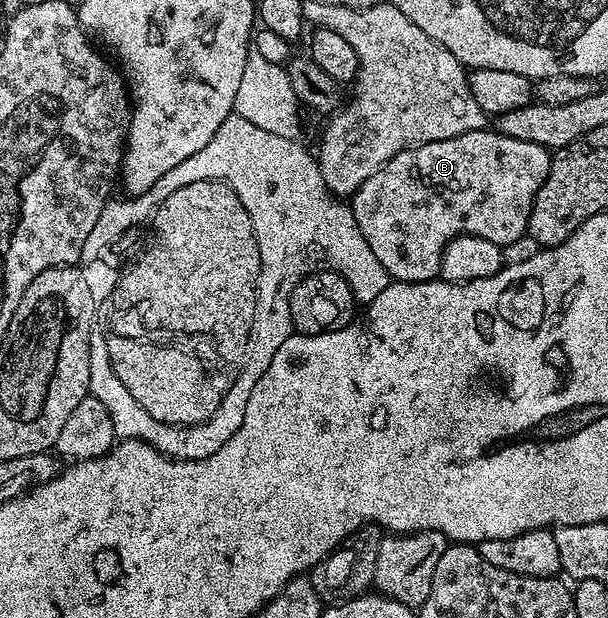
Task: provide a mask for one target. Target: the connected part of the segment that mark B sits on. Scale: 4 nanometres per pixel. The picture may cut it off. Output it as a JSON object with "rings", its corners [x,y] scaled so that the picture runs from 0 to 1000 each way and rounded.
{"rings":[[[816,210],[755,217],[748,223],[735,223],[722,230],[702,230],[650,249],[650,256],[643,256],[643,262],[637,262],[622,278],[610,282],[610,288],[604,288],[604,294],[597,294],[597,301],[590,301],[590,307],[581,312],[577,335],[592,377],[597,379],[599,385],[604,385],[604,398],[610,398],[617,417],[623,417],[623,424],[630,424],[630,437],[638,447],[648,455],[702,456],[720,451],[725,439],[727,405],[732,401],[734,392],[747,388],[752,382],[786,382],[788,385],[801,385],[801,392],[814,392],[829,398],[865,380],[870,372],[870,348],[877,338],[880,314],[887,314],[887,301],[893,301],[893,294],[900,288],[905,257],[905,241],[887,236],[880,230],[860,230],[854,223],[834,223]]]}

